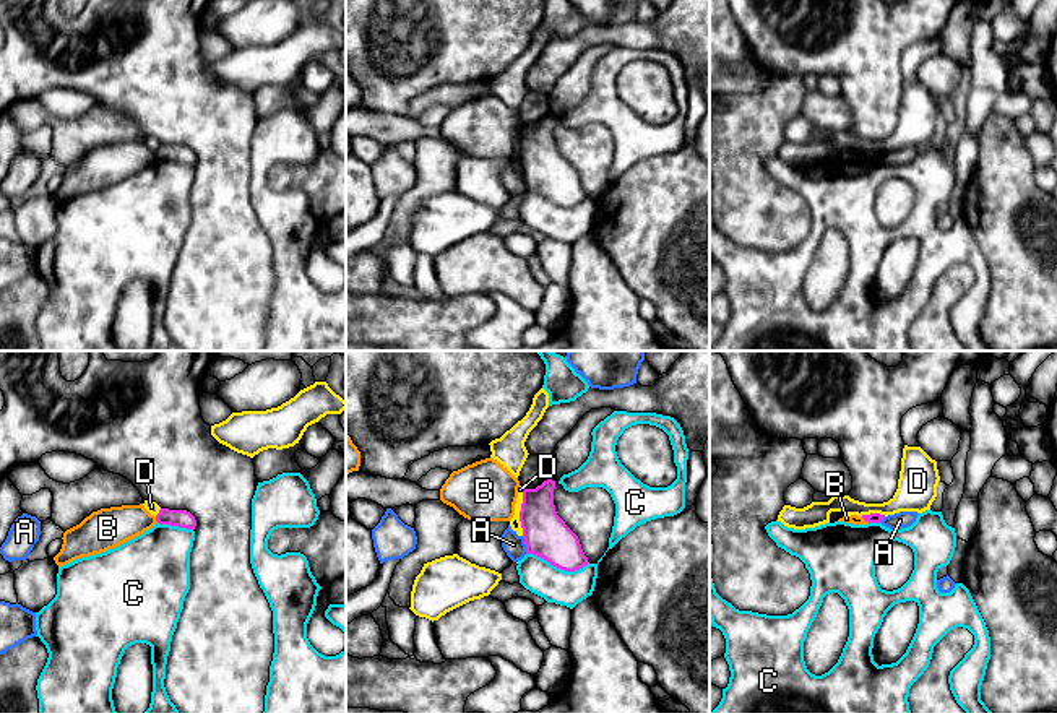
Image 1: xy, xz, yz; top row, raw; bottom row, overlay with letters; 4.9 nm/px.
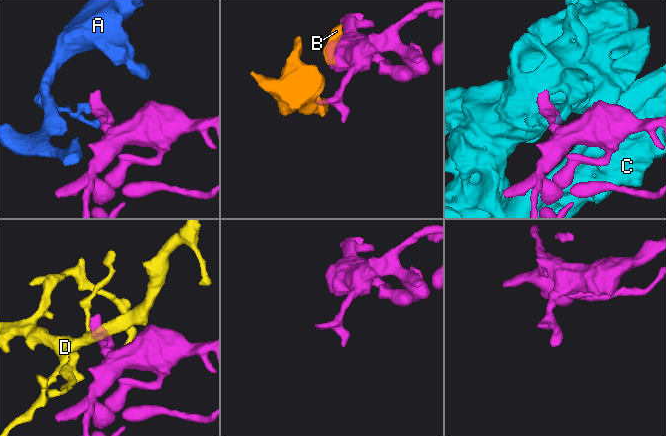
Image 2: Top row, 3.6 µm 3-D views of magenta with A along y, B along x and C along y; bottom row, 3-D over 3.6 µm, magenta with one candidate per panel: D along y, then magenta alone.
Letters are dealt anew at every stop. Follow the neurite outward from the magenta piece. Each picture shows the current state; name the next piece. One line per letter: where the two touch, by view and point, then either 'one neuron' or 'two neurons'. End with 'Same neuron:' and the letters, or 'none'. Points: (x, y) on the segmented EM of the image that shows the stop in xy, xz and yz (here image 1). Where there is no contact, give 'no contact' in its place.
A: xz (525, 543) | two neurons
B: yz (866, 520) | two neurons
C: xz (559, 567) | two neurons
D: xz (520, 512) | two neurons
Same neuron: none

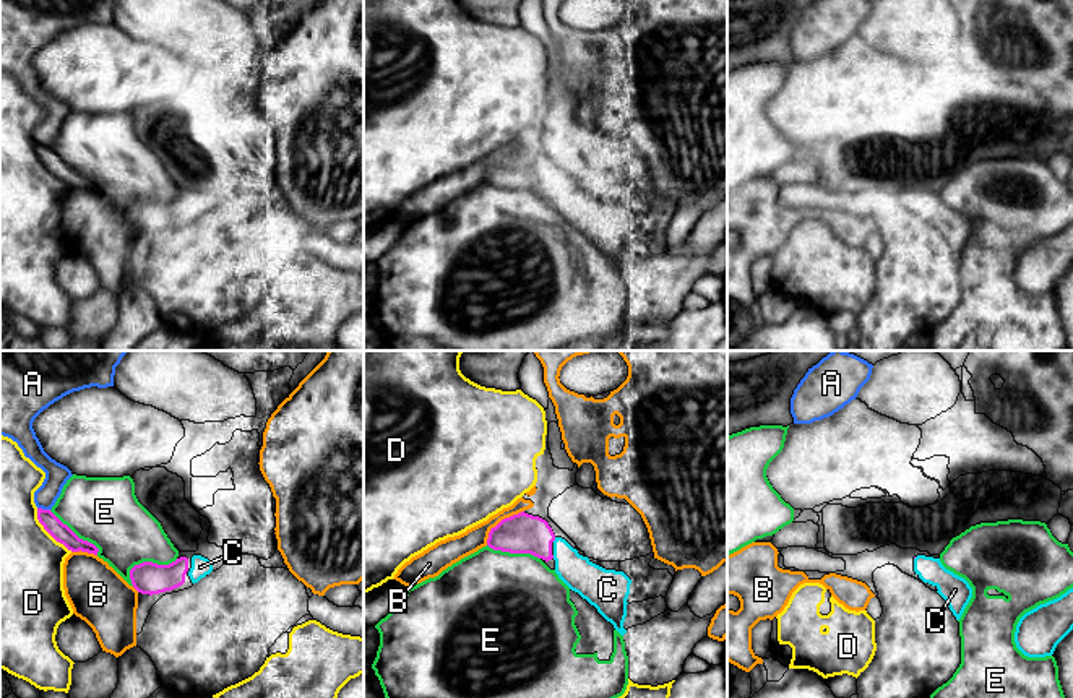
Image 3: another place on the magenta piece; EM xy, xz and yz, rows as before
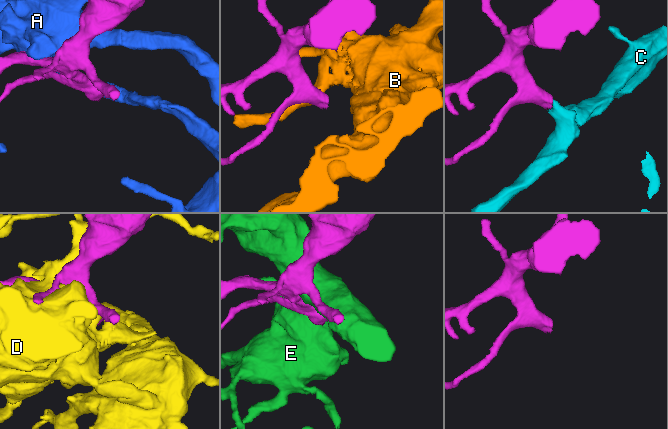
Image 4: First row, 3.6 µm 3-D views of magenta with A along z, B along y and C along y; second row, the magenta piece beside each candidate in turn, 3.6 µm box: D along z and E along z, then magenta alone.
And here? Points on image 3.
A: xy (44, 510) | two neurons
B: xz (500, 521) | two neurons
C: xz (554, 539) | one neuron
D: xy (49, 533) | two neurons
E: xy (146, 562) | two neurons
Same neuron: C

